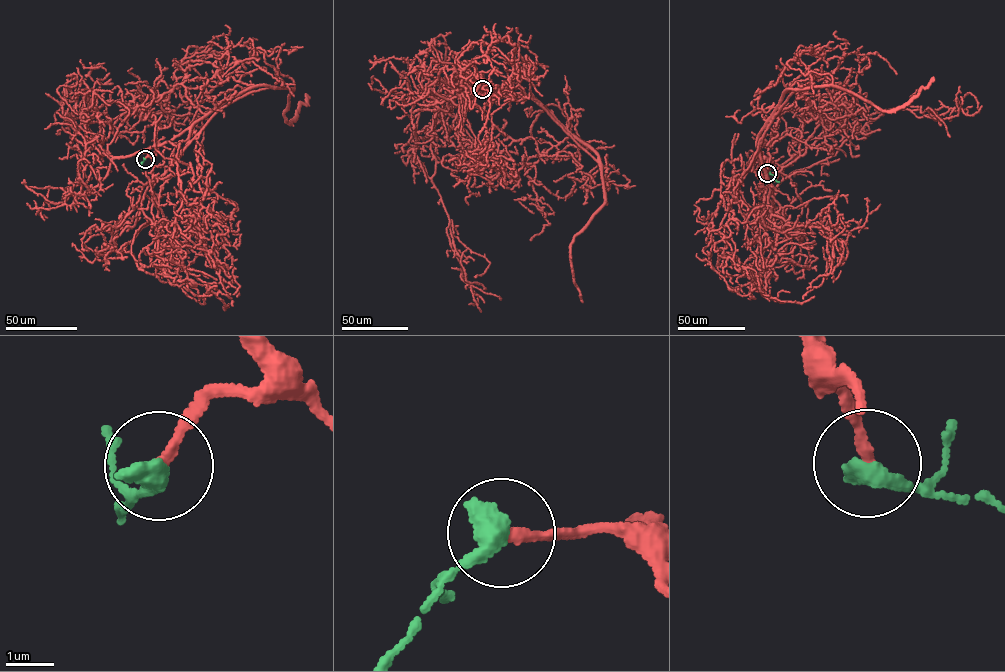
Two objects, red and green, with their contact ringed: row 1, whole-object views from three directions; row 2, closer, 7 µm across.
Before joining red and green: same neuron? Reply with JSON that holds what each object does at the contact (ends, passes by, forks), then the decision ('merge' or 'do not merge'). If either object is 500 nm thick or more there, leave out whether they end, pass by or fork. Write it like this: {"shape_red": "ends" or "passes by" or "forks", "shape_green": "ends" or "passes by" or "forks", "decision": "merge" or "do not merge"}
{"decision": "do not merge"}

